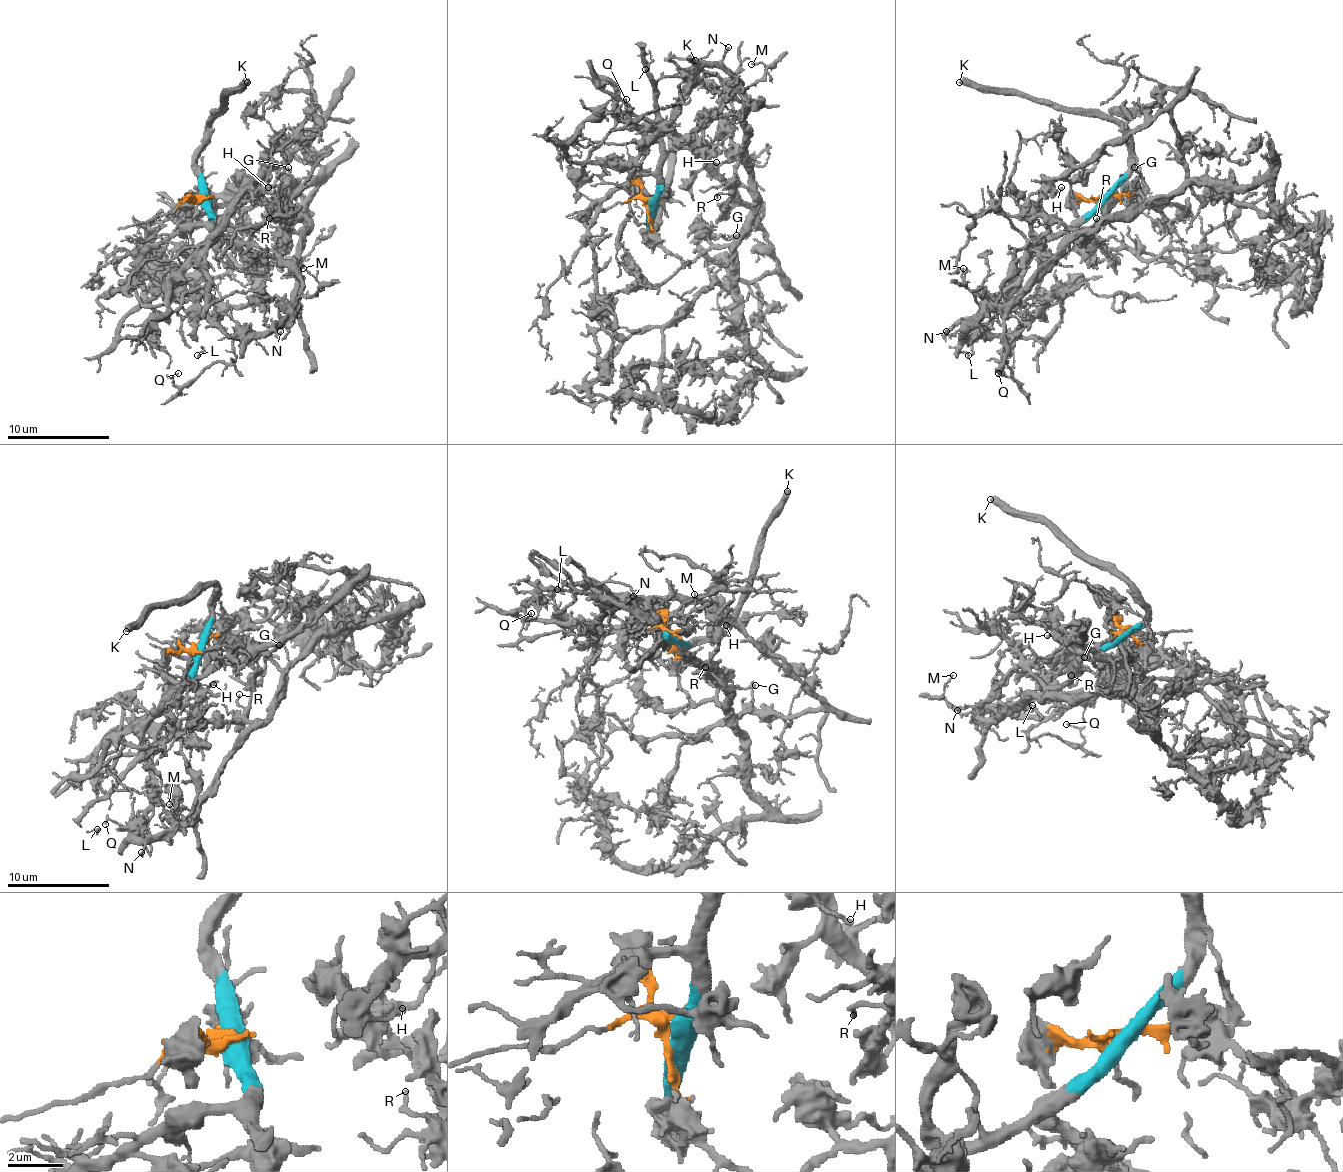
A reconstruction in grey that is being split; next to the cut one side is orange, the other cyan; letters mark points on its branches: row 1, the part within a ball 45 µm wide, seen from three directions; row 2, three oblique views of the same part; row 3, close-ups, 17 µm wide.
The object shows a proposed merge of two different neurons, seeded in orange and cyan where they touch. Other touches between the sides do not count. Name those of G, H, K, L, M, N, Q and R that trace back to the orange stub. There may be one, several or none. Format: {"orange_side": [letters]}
{"orange_side": ["G", "M", "N", "Q", "R"]}

